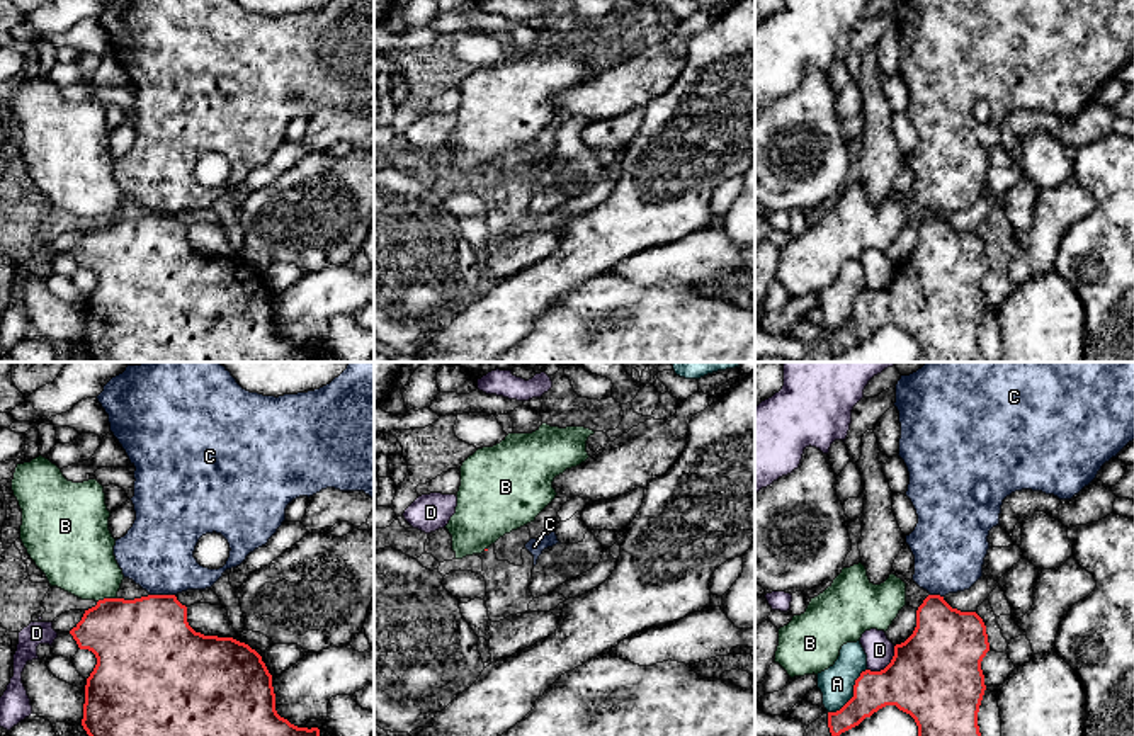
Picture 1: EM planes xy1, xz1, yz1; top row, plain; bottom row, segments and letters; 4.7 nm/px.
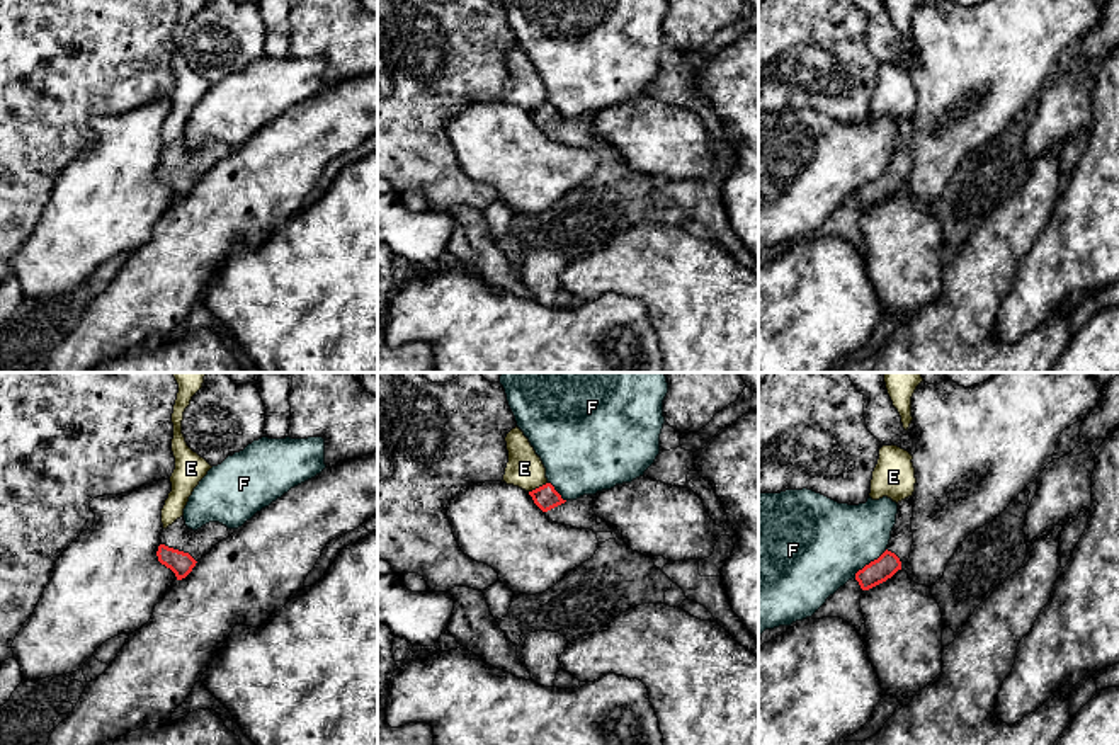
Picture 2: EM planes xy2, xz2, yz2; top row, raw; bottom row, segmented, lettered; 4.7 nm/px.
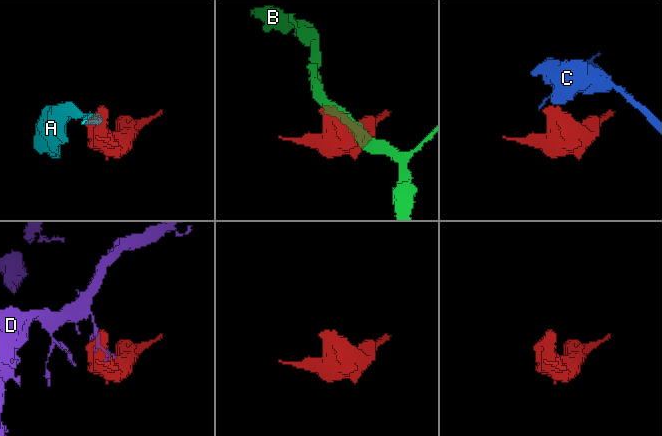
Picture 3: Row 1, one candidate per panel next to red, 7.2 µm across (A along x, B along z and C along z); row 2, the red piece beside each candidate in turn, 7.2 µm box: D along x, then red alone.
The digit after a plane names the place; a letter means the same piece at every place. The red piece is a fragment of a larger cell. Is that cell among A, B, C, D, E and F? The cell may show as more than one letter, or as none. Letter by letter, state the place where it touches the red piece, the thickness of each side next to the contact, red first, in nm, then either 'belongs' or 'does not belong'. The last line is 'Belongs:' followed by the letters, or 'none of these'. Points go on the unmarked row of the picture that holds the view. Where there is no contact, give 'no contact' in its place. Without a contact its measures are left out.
A: yz1 (854, 313) | 240/160 nm | does not belong
B: xy1 (106, 218) | 400/360 nm | does not belong
C: xy1 (162, 215) | 440/340 nm | does not belong
D: yz1 (888, 284) | 440/140 nm | does not belong
E: xz2 (539, 106) | 110/170 nm | does not belong
F: yz2 (871, 181) | 110/420 nm | does not belong
Belongs: none of these

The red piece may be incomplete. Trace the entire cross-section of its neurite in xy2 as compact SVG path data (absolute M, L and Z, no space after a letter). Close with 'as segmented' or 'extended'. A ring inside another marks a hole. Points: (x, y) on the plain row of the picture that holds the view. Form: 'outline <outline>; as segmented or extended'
outline M182 134L163 148L156 170L158 180L170 187L177 199L182 199L192 191L199 179L233 151L235 148L228 148L219 141L209 141L192 150L185 145Z; extended

